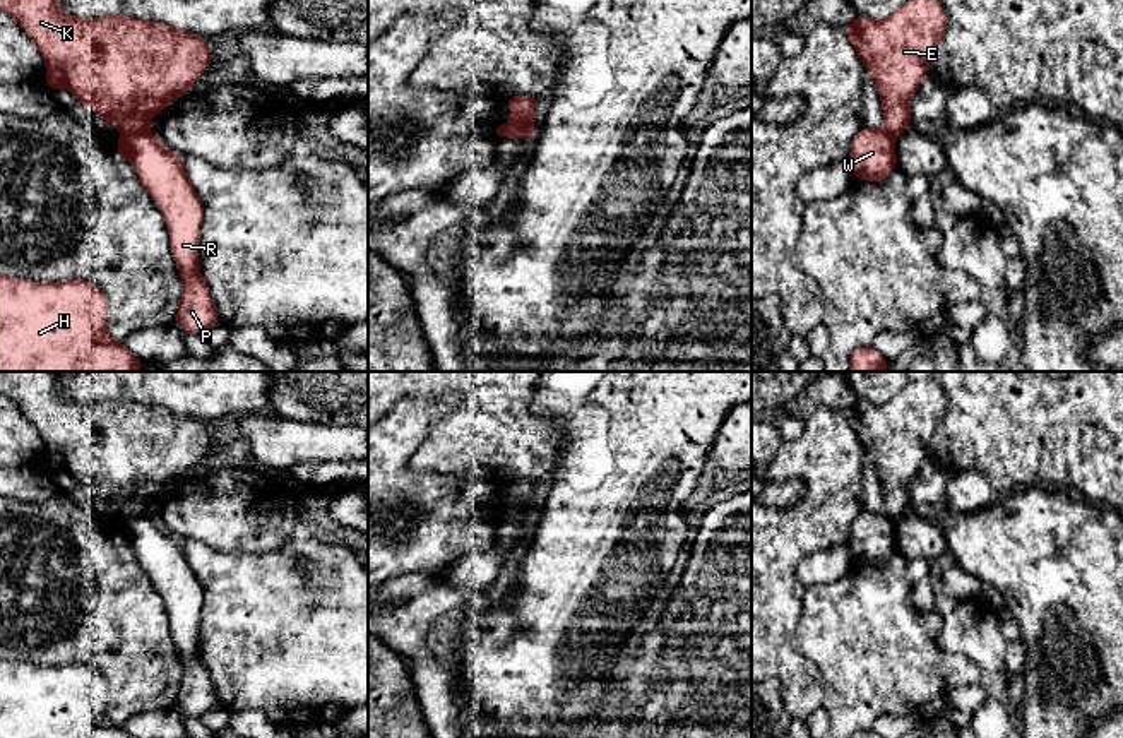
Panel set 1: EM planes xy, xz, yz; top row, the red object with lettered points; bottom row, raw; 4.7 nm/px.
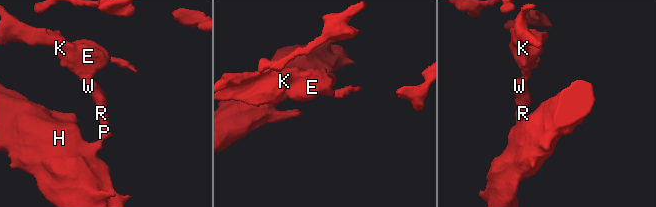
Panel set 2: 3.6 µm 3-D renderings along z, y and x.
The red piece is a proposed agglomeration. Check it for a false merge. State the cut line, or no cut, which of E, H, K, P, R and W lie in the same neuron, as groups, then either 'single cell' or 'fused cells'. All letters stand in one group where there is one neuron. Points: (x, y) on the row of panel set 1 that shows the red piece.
cut in xy along (146, 129), (122, 137); E K / H P R W; fused cells

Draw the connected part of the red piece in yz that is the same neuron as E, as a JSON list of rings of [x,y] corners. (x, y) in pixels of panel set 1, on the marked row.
[[[909,0],[885,21],[858,15],[844,27],[882,98],[885,132],[894,139],[911,125],[911,96],[928,74],[930,57],[947,29],[947,14],[938,0]]]

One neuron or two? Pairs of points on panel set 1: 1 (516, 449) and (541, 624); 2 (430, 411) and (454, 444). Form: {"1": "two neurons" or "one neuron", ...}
{"1": "two neurons", "2": "two neurons"}

